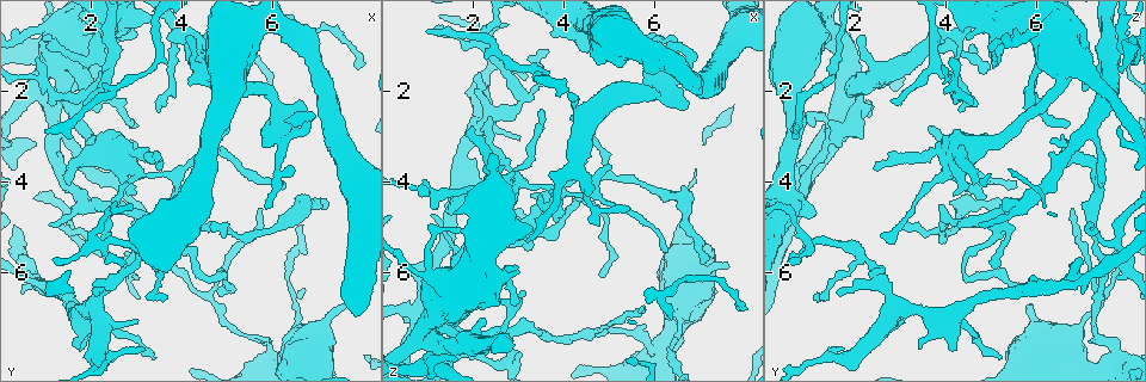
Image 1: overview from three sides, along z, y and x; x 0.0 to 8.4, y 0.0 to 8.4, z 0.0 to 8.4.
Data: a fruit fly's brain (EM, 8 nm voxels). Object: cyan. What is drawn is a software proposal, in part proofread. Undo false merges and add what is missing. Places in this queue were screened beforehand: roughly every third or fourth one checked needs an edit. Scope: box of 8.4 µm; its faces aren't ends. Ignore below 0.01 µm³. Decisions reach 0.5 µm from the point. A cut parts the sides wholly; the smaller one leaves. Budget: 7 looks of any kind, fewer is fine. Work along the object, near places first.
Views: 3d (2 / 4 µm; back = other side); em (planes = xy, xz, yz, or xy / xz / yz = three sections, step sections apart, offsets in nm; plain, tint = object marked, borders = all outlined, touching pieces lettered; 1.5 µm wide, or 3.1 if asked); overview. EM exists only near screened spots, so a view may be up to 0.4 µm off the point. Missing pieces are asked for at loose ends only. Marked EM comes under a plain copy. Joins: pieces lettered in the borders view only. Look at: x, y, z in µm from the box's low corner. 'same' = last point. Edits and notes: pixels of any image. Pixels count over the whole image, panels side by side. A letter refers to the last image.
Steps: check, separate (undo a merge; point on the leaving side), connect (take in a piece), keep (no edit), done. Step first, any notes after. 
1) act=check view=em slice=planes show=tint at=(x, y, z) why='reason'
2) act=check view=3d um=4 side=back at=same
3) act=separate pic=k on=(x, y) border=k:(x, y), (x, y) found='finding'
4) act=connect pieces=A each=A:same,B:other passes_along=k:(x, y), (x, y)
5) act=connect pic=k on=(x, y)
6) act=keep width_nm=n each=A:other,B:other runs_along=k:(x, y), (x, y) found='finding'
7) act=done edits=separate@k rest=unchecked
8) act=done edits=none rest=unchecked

act=check view=em slice=xy step=8 show=tint at=(3.50, 3.75, 2.45) why='thin end'

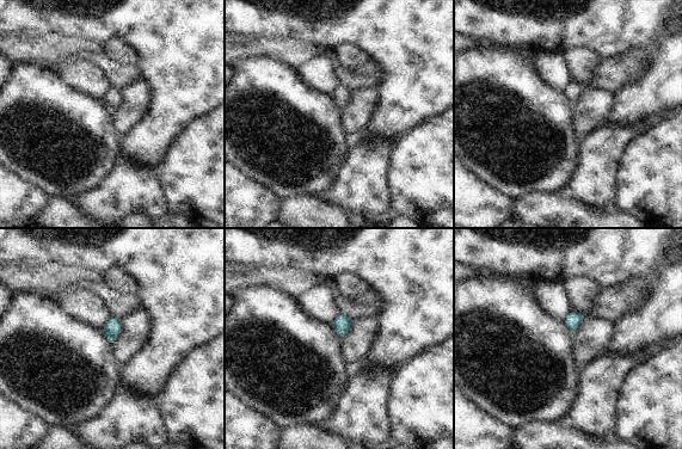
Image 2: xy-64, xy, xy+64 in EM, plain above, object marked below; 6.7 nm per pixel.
act=check view=em slice=planes show=borders at=same

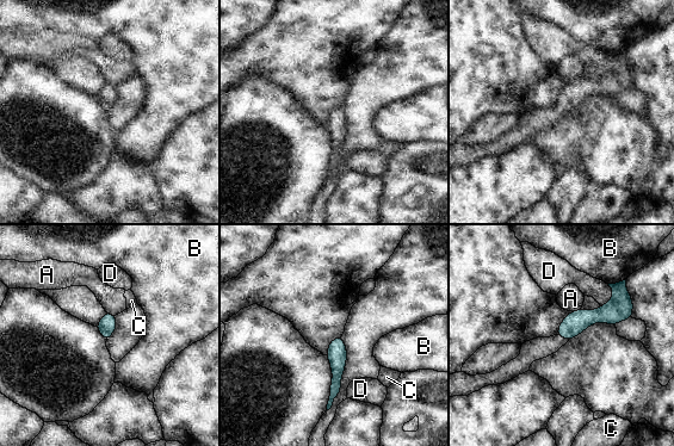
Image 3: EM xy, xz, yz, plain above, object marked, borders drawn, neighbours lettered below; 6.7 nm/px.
act=keep each=A:other,B:other,C:other,D:other found='none of them fits'

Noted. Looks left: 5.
act=check view=3d um=2 side=back at=(4.40, 5.95, 4.40) why='abrupt turn'

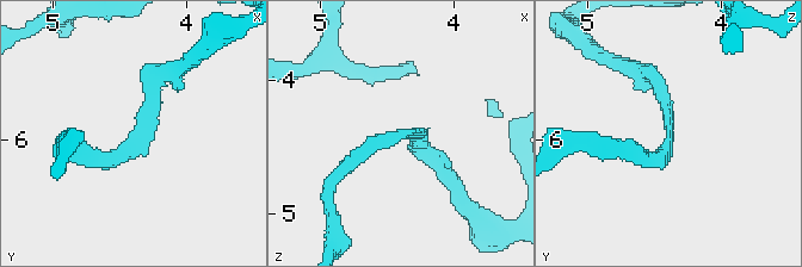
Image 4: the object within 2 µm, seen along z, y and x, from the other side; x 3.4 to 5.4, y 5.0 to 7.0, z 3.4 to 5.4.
act=check view=em slice=planes show=tint at=(4.38, 5.96, 4.40) why='need the tissue'

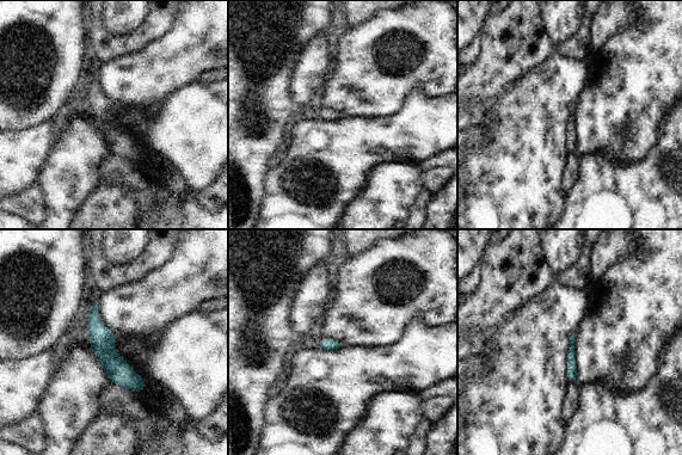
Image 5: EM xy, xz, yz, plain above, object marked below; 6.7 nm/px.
act=check view=em slice=planes show=borders at=same why='see the neighbours'

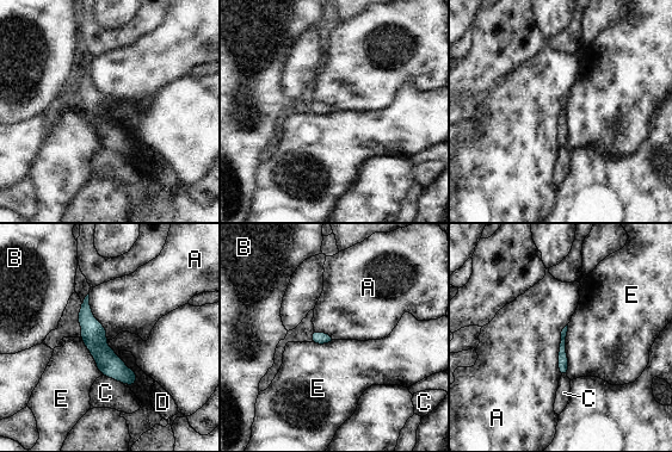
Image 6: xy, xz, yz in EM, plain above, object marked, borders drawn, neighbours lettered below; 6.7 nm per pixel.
act=keep each=A:other,B:other,C:other,D:other,E:other runs_along=6:(86, 302), (98, 348), (131, 382) found='all the same neuron'

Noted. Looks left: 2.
act=done edits=none rest=unchecked

